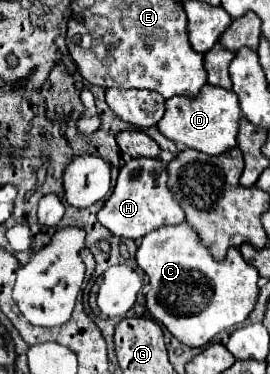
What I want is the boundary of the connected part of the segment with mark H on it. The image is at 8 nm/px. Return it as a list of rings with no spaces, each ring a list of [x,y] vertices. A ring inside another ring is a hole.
[[[128,159],[126,165],[120,169],[112,195],[106,199],[102,211],[98,213],[98,221],[112,235],[126,239],[142,239],[148,231],[182,223],[184,211],[172,199],[166,181],[168,173],[160,159]]]

